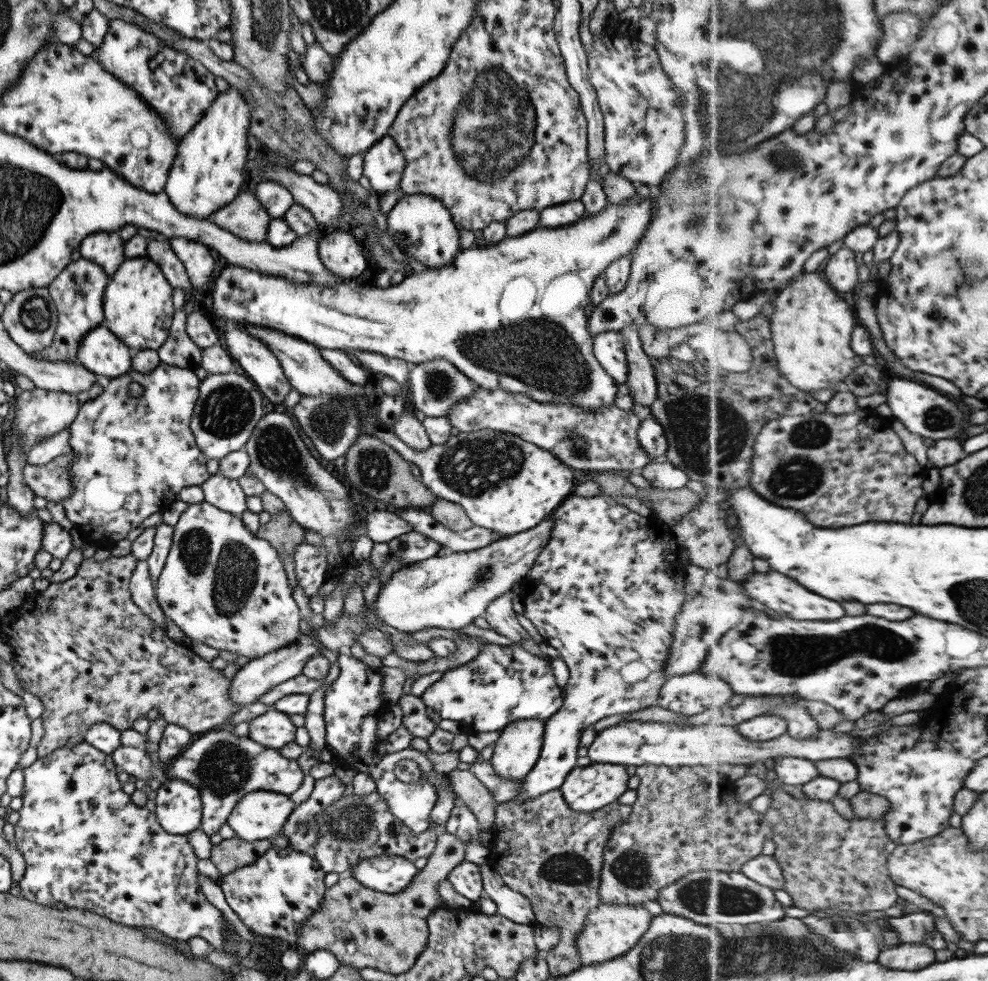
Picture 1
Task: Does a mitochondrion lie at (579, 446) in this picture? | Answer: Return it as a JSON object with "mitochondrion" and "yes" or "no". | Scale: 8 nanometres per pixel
{"mitochondrion":"yes"}

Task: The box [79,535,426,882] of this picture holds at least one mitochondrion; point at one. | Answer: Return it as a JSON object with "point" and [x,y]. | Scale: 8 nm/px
{"point":[225,768]}

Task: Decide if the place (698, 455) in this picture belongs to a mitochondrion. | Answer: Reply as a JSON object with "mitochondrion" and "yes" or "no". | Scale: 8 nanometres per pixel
{"mitochondrion":"yes"}

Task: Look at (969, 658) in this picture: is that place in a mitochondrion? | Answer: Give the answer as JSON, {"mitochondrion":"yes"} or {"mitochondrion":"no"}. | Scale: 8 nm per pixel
{"mitochondrion":"no"}

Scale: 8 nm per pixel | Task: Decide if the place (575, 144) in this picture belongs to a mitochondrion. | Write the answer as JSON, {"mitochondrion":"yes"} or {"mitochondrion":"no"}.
{"mitochondrion":"no"}

